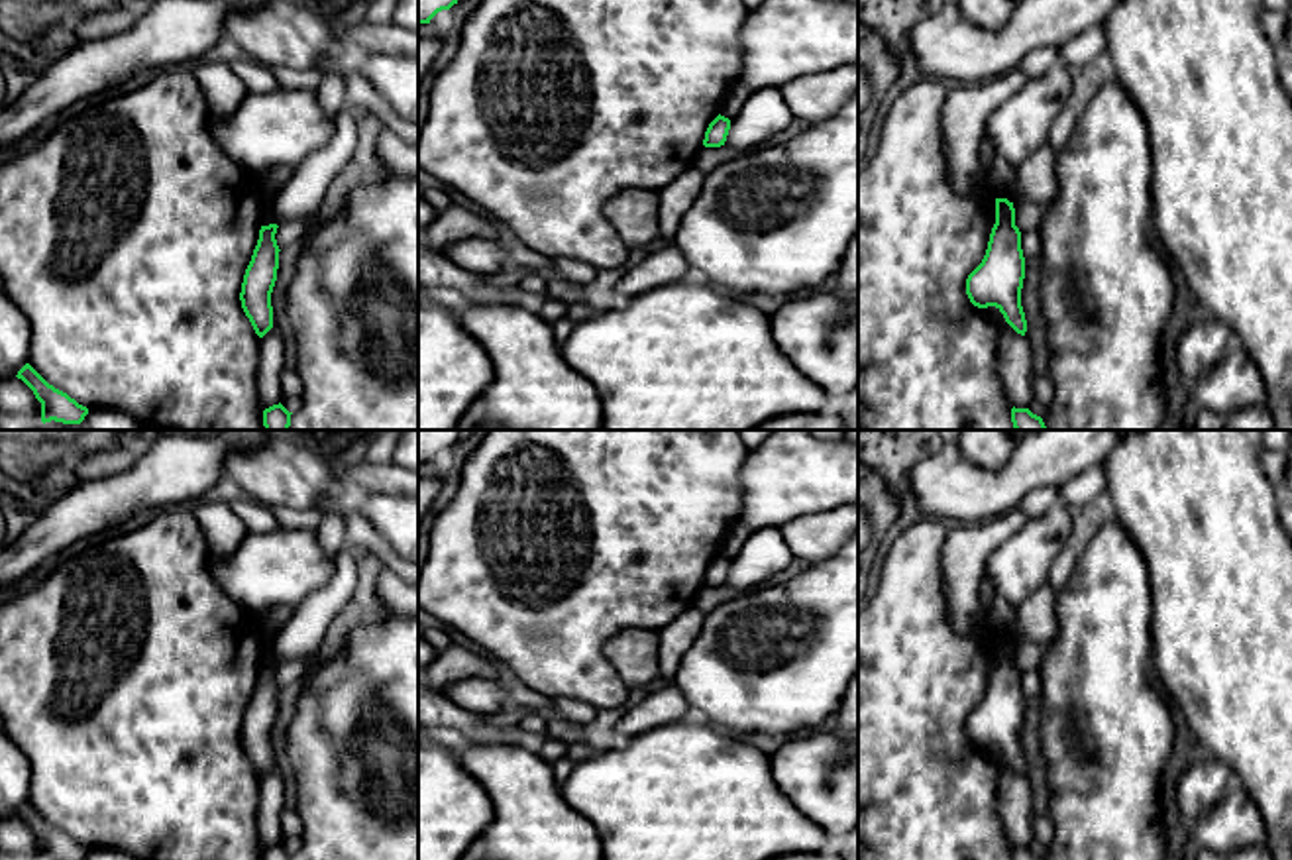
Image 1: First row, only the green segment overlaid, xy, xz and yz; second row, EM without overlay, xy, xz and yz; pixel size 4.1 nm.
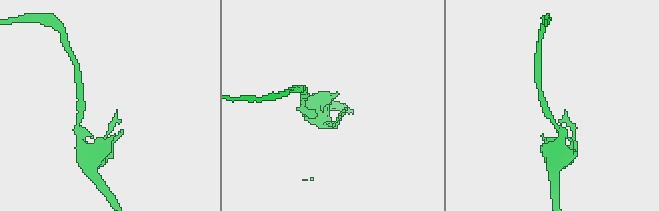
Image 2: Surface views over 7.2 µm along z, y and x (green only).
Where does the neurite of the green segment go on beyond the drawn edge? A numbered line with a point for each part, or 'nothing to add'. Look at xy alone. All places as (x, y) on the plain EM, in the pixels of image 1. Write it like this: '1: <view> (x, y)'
nothing to add

